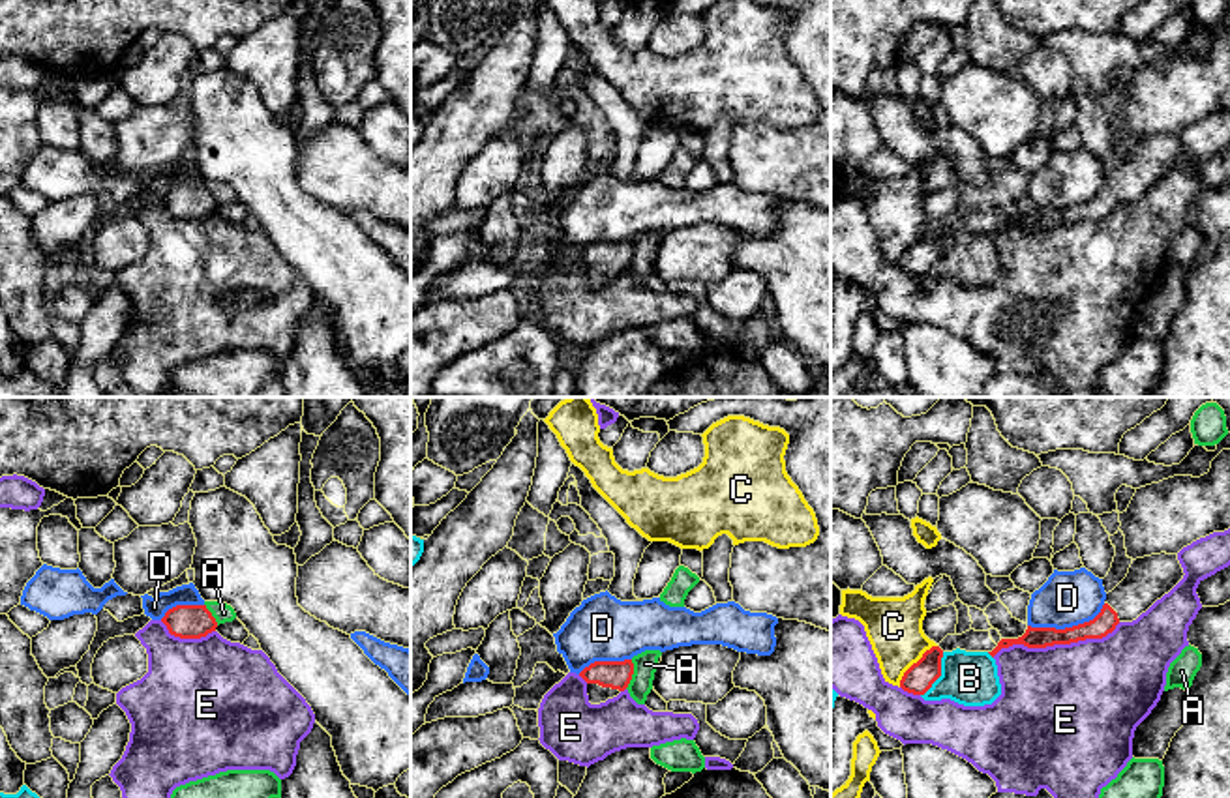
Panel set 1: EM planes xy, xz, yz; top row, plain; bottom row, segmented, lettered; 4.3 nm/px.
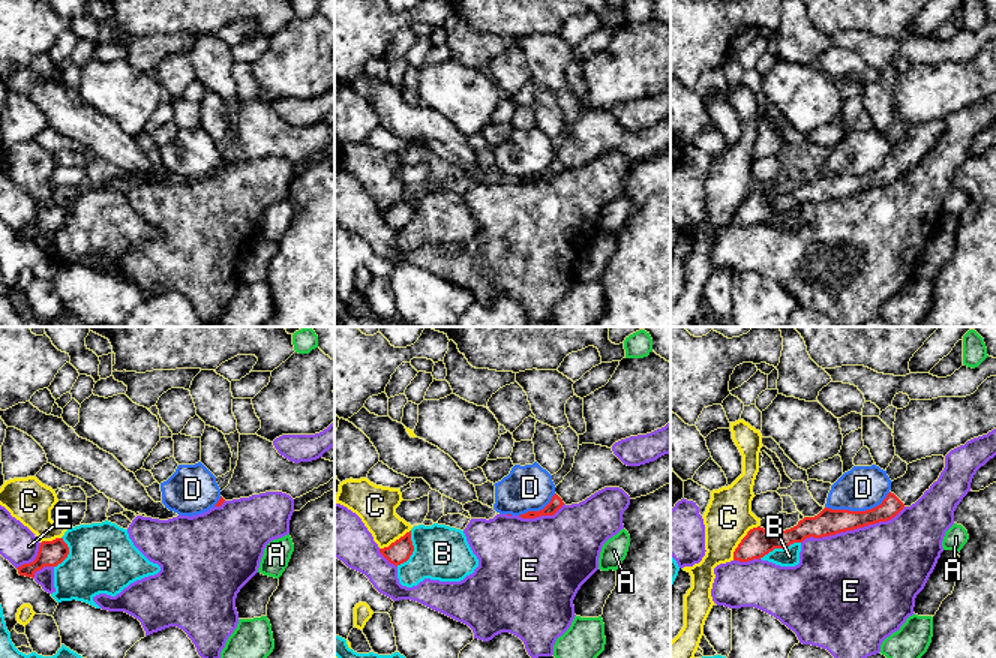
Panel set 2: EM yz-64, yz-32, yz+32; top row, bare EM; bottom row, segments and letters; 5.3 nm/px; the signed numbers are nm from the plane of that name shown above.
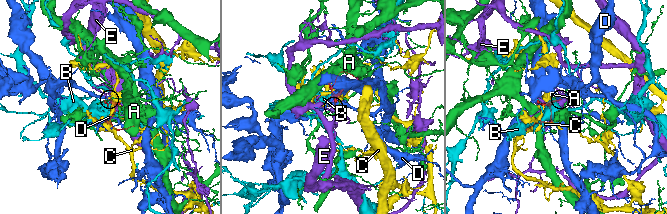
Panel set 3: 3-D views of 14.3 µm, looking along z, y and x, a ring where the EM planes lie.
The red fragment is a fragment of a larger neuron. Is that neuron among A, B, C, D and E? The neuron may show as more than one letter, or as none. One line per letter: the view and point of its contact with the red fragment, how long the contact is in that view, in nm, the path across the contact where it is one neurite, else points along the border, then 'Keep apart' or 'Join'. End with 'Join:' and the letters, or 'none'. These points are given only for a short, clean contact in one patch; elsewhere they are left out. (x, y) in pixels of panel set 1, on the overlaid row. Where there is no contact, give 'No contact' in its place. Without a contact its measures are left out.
A: Touches red at xz (632, 673). Shared border 130 nm. Keep apart
B: Touches red at yz (940, 675). Shared border 220 nm. Keep apart
C: Touches red at yz (914, 664). Shared border 240 nm. Keep apart
D: Touches red at yz (1067, 628). Shared border 340 nm. Boundary: yz (1105, 604), (1092, 619), (1071, 626), (1028, 626). Keep apart
E: Touches red at yz (1056, 643). Shared border 550 nm. Keep apart
Join: none

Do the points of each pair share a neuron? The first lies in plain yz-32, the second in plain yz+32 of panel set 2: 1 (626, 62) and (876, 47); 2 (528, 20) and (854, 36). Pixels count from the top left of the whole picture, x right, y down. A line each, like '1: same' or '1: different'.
1: different
2: different

